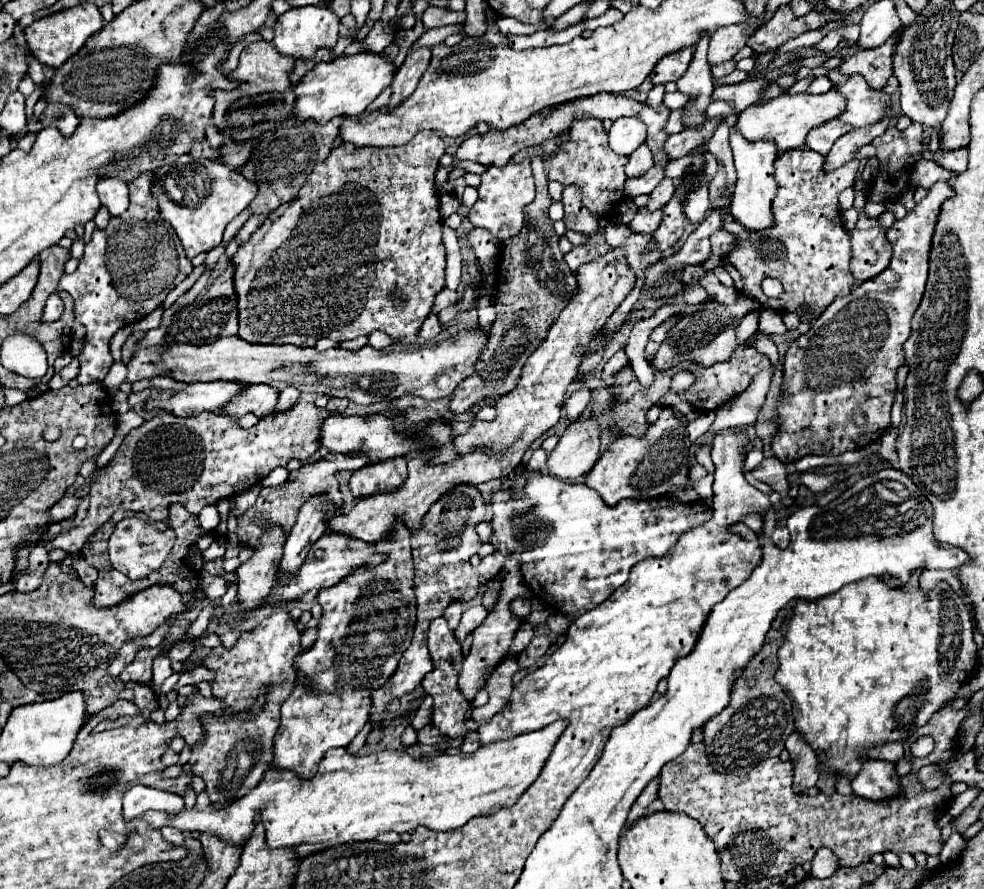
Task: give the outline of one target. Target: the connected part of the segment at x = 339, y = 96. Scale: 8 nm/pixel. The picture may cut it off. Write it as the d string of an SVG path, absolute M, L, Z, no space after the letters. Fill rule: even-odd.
M358 52L354 56L340 56L332 62L322 62L312 68L302 82L294 86L296 104L292 114L298 124L306 120L314 120L318 124L326 124L336 116L360 116L370 102L378 98L378 94L392 84L394 66L382 54Z

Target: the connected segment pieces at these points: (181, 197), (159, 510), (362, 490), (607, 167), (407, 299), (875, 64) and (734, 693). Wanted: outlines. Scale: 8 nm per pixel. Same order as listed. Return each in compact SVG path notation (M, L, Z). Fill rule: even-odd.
M182 156L178 162L170 164L170 172L160 174L152 186L152 194L160 202L160 216L170 222L182 240L186 256L192 260L198 254L210 252L222 242L224 228L234 216L238 216L254 196L258 186L248 182L238 170L212 162L206 158Z
M300 402L294 408L290 408L288 412L268 414L254 428L244 430L238 426L238 422L234 418L226 418L216 412L202 412L192 418L178 418L174 414L158 412L152 420L134 428L124 438L122 446L118 448L118 452L110 460L106 470L102 470L102 474L90 486L90 508L88 508L86 518L80 522L80 526L76 526L68 532L60 532L52 540L52 546L62 548L70 554L80 552L86 538L96 528L106 524L110 520L110 516L120 508L132 510L132 512L146 512L150 516L150 520L160 522L160 520L168 518L170 504L182 504L188 512L198 514L208 504L216 504L218 500L238 496L238 494L250 490L252 486L256 486L274 468L286 466L288 460L296 458L296 460L306 462L320 448L318 438L322 436L320 434L322 432L322 418L326 418L326 414L338 414L338 412L328 410L328 408L316 408L314 404L308 404L308 402Z
M386 458L386 462L376 462L356 470L350 478L352 494L356 498L366 498L396 490L406 480L406 462L406 458Z
M578 120L572 124L568 140L558 148L558 152L548 162L548 180L557 181L564 186L574 184L582 190L584 206L604 224L604 216L610 204L616 204L624 198L624 166L628 164L626 156L614 154L608 144L608 134L602 128L600 120Z
M422 132L416 134L406 146L398 148L372 148L372 146L350 146L350 142L344 142L342 146L336 146L332 154L314 166L310 172L310 178L302 186L298 198L286 206L286 210L272 220L272 226L268 232L260 238L260 230L252 234L252 238L240 246L240 250L232 256L234 264L234 290L238 296L238 336L252 344L294 344L300 348L314 346L320 338L330 338L336 342L354 340L364 334L372 334L374 330L386 332L390 338L396 340L396 344L412 344L418 340L418 330L426 316L432 310L436 294L444 288L444 270L446 270L446 248L442 244L442 218L438 212L438 198L440 192L434 184L434 174L438 170L438 160L444 154L444 142L434 132ZM392 288L402 298L398 302L392 302Z
M898 32L878 48L858 50L856 54L846 56L844 64L840 66L840 72L850 76L860 74L872 88L882 90L884 80L892 76L892 50L896 40L898 40Z
M770 630L762 650L750 660L744 674L734 682L730 690L728 706L704 724L706 754L714 770L720 774L732 774L740 768L754 768L770 756L780 756L786 738L794 732L792 702L780 690L774 680L778 668L778 648L784 642L780 630Z

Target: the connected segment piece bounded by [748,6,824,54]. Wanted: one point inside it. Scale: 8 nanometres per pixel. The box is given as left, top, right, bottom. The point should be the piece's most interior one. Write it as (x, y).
(783, 26)

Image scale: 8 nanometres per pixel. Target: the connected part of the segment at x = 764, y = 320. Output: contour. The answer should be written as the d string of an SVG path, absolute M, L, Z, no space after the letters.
M763 306L760 314L760 330L766 334L786 334L788 328L783 323L782 314L768 306Z

